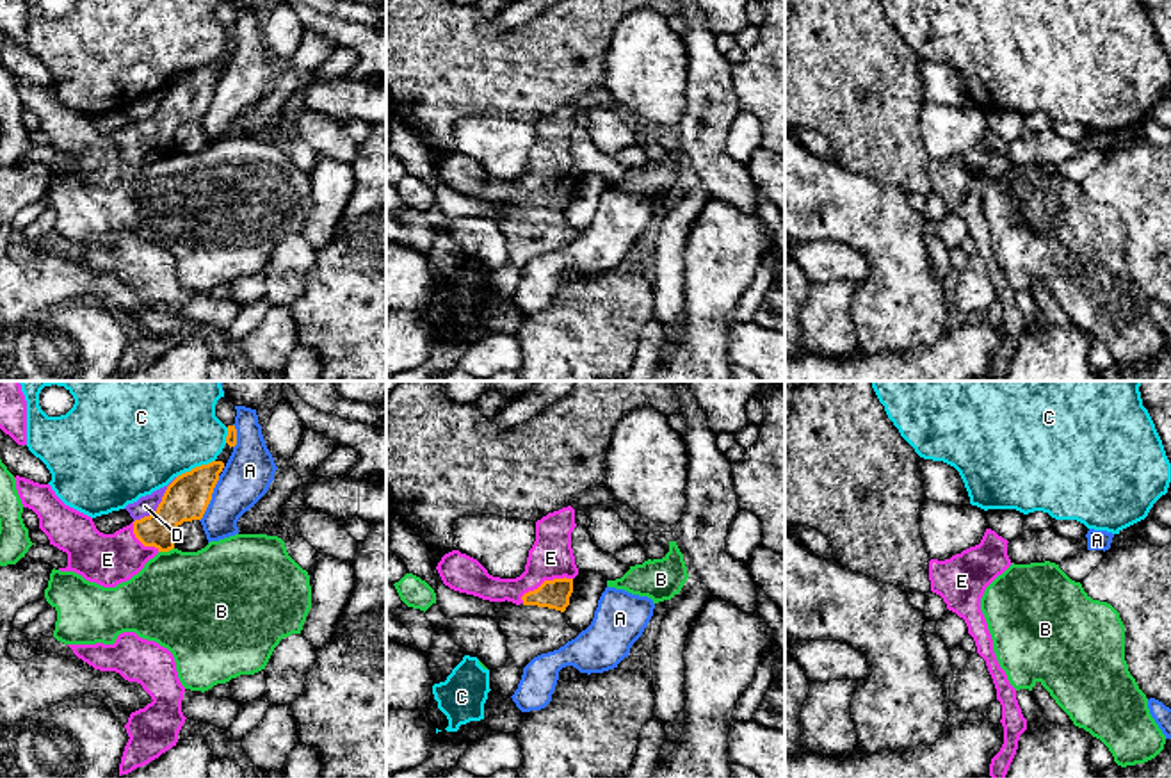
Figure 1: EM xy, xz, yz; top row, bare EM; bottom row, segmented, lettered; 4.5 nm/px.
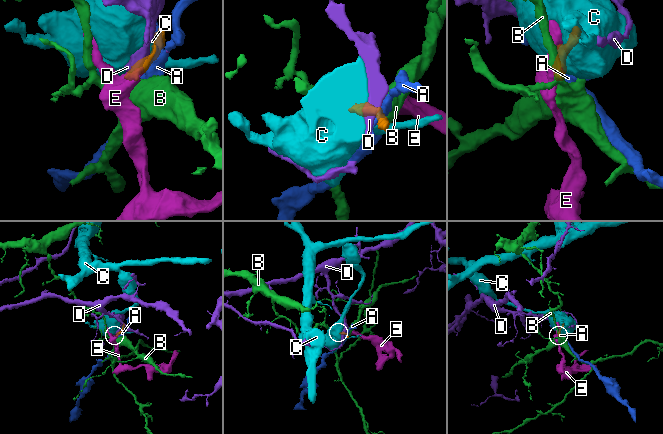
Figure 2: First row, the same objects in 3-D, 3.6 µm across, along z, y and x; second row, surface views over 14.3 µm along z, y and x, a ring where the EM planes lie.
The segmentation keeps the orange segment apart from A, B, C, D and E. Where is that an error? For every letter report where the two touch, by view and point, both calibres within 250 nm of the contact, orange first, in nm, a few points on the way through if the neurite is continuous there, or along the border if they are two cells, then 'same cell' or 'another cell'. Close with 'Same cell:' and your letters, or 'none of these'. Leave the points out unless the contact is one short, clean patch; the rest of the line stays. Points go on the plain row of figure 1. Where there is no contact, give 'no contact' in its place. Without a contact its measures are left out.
A: meets orange in xy at (210, 100); 200 nm thick on the orange side, 220 nm on the other; another cell
B: meets orange in xy at (166, 152); 200 nm thick on the orange side, 440 nm on the other; border along xy (173, 148), (159, 153); another cell
C: meets orange in xy at (196, 68); 200 nm thick on the orange side, 400 nm on the other; another cell
D: meets orange in xy at (159, 105); 200 nm thick on the orange side, 90 nm on the other; border along xy (177, 79), (168, 88), (159, 107), (134, 123); another cell
E: meets orange in xz at (545, 182); 130 nm thick on the orange side, 190 nm on the other; runs through xz (556, 194), (545, 182), (550, 171), (550, 159); same cell
Same cell: E

